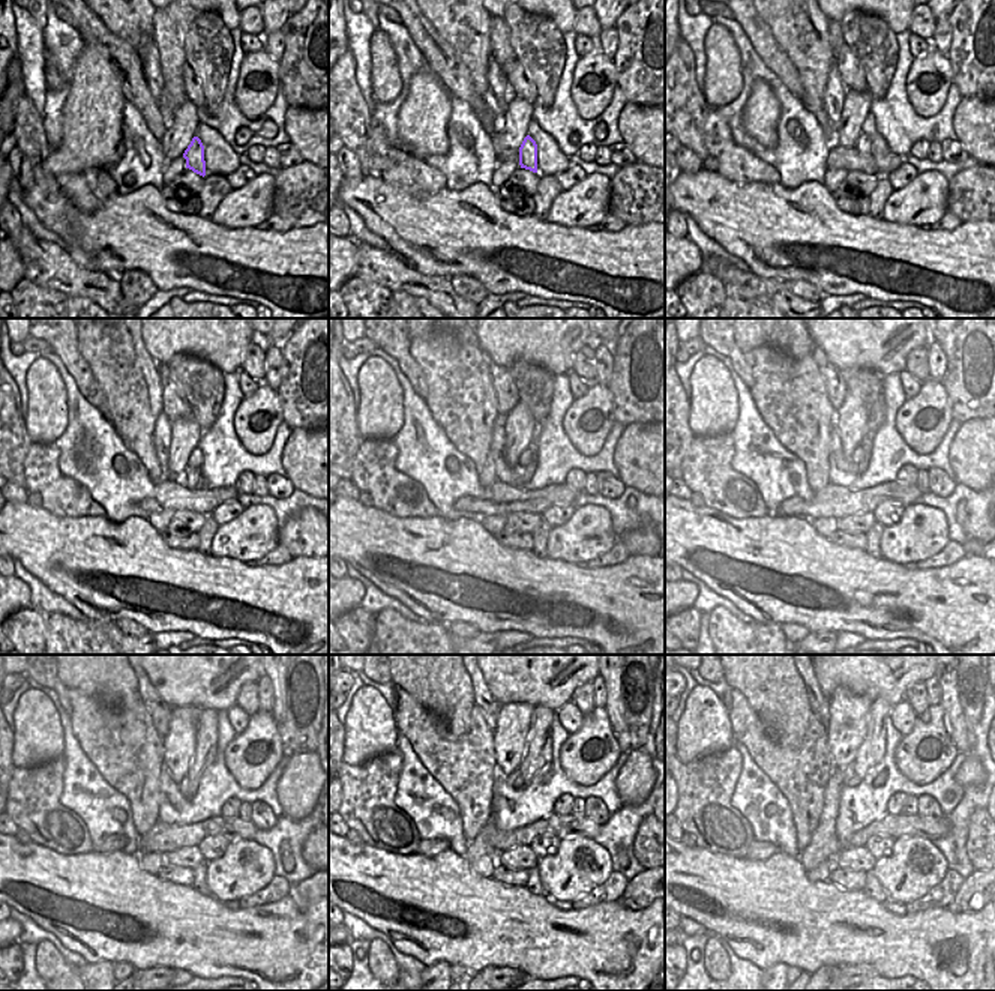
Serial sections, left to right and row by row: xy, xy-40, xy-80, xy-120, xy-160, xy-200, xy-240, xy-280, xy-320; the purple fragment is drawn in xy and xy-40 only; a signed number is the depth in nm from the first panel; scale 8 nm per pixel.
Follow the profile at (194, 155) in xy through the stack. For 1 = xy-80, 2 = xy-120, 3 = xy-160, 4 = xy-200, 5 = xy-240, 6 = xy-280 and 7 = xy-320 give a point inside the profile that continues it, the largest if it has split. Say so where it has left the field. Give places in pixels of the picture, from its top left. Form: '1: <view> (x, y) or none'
1: xy-80 (863, 144)
2: xy-120 (192, 479)
3: xy-160 (529, 470)
4: xy-200 (877, 413)
5: xy-240 (206, 737)
6: xy-280 (538, 751)
7: xy-320 (872, 751)

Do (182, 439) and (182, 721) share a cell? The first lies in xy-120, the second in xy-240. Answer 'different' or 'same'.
same

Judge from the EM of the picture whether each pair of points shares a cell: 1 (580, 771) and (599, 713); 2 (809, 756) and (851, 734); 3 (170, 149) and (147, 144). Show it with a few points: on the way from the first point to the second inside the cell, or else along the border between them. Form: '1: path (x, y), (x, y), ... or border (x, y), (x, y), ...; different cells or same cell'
1: path (580, 757), (578, 750), (581, 744), (596, 727); same cell
2: border (826, 728), (835, 768); different cells
3: border (159, 141), (161, 152), (167, 159); different cells

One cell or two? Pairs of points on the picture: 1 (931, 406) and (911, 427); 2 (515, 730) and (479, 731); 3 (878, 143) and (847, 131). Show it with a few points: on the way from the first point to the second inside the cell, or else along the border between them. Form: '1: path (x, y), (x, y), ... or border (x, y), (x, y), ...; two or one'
1: path (923, 407), (913, 419); one
2: border (492, 733), (494, 762), (499, 768); two
3: border (869, 111), (860, 131); two

